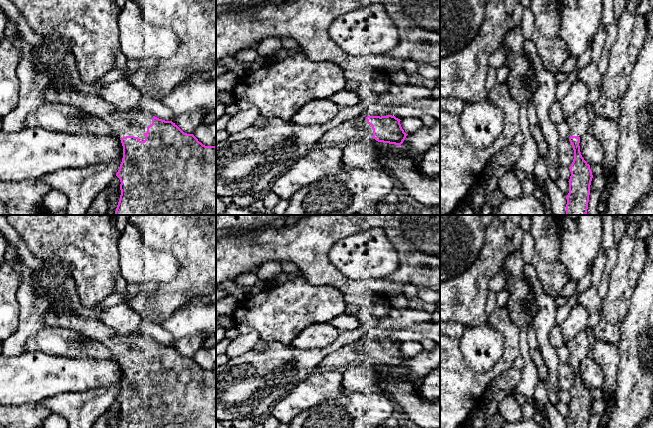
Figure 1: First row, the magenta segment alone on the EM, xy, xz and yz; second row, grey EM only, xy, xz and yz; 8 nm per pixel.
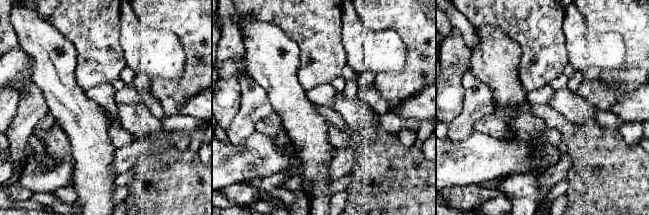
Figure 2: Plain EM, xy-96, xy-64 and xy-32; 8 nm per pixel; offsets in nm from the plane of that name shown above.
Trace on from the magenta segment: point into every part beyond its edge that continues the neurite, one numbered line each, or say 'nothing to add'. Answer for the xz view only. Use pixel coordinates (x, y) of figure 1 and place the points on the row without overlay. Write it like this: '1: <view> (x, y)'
1: xz (356, 354)

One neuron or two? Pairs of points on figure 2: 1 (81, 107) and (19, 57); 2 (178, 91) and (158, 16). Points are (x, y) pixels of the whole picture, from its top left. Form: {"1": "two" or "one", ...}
{"1": "two", "2": "one"}

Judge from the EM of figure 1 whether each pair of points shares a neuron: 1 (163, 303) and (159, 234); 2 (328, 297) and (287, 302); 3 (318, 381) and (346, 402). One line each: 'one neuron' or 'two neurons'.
1: two neurons
2: one neuron
3: two neurons

